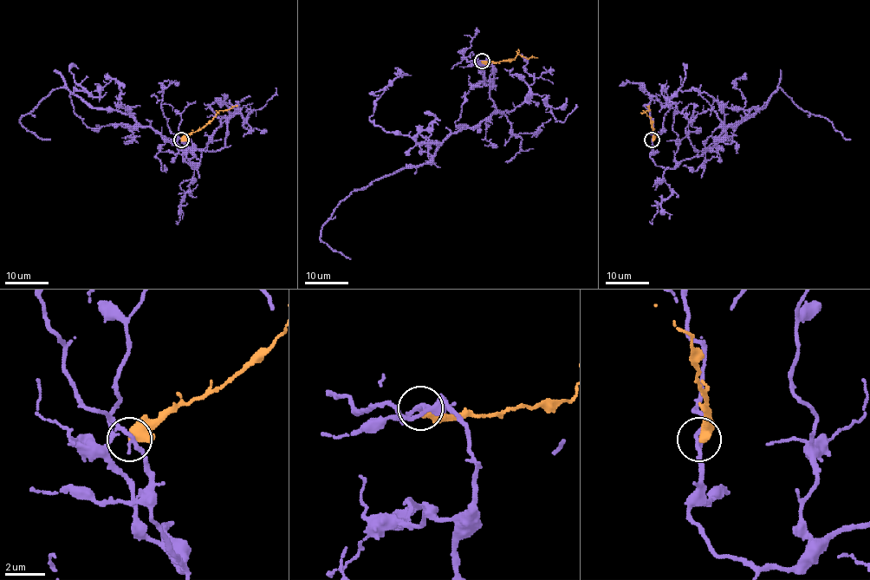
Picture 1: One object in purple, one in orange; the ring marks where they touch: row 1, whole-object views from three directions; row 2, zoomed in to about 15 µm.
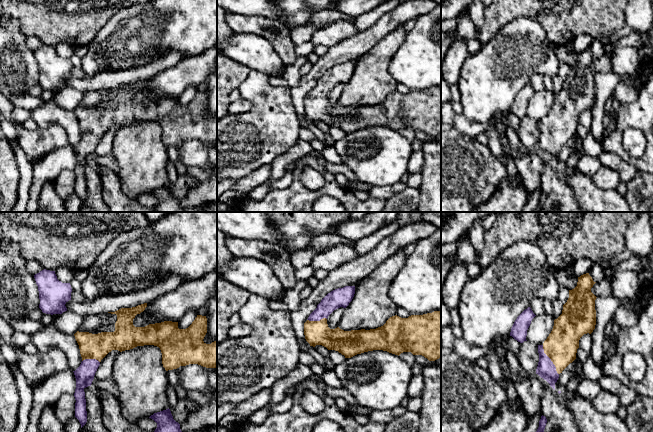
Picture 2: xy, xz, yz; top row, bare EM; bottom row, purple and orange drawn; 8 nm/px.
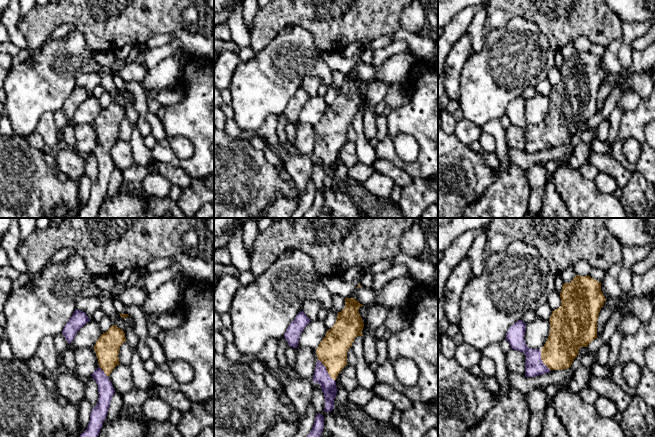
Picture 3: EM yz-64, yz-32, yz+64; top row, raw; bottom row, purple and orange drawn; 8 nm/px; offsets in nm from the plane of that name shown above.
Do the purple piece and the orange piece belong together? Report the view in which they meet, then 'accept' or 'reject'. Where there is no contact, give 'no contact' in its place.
yz | accept

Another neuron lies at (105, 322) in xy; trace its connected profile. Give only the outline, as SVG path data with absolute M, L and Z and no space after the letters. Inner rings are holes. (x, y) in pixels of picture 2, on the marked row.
M102 313L97 315L87 315L77 331L89 332L92 334L114 332L116 321L116 314Z

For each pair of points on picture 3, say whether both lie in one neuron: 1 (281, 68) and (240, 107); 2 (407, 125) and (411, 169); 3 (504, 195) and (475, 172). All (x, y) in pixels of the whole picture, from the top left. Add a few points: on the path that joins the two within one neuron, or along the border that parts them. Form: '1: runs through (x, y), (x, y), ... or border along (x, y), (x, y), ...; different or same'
1: runs through (271, 78), (250, 99); same
2: runs through (418, 135), (423, 140), (422, 158); same
3: border along (493, 169), (495, 179), (474, 201); different

